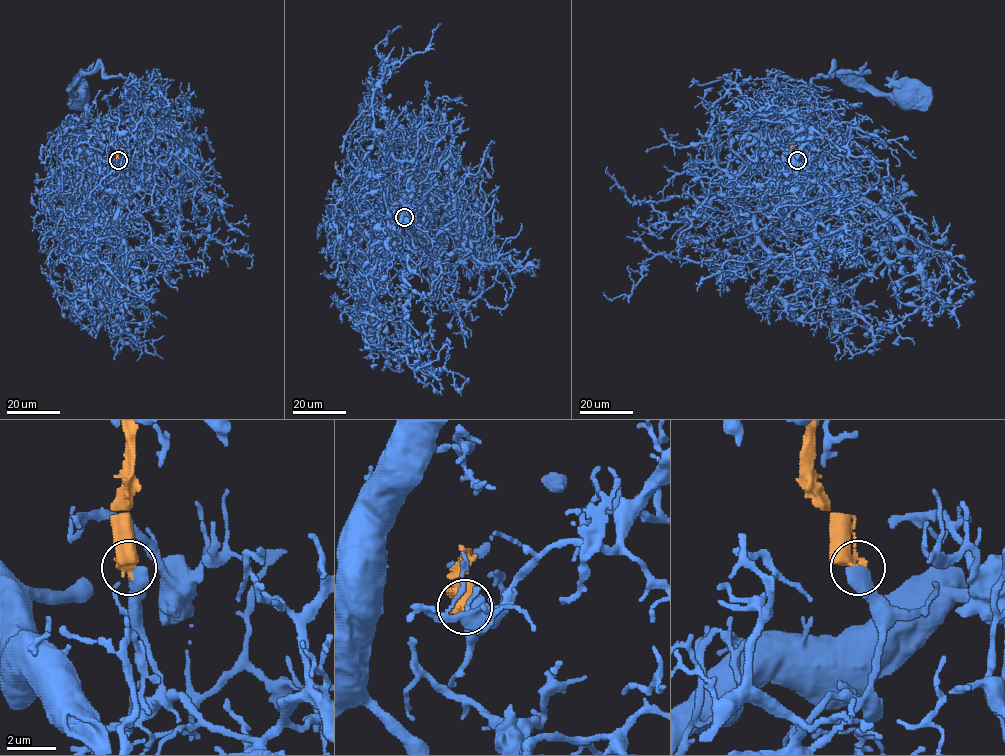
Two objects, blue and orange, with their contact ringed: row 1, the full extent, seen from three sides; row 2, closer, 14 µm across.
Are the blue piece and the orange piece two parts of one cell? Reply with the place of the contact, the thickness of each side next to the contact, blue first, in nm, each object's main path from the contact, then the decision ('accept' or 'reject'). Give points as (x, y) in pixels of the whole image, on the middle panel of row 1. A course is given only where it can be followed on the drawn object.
place (404, 217); calibres 600 and 500 nm; course blue (404, 217), (435, 195), (442, 202), (439, 230), (409, 237), (387, 255), (369, 253), (359, 281), (367, 326); course orange (404, 217), (404, 212), (398, 224); reject

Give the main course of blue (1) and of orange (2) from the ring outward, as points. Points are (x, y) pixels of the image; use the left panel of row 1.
1: (118, 160), (127, 177), (148, 180), (155, 173), (147, 91), (96, 67), (72, 85), (80, 98)
2: (118, 159), (118, 142), (112, 135)

